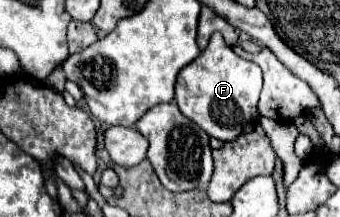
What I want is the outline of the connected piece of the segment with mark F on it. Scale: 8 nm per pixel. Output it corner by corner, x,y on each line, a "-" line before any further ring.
222,33
210,37
208,47
178,73
176,105
180,111
198,123
210,137
232,141
240,135
242,125
258,119
258,95
262,89
262,69
248,59
238,57
232,47
224,43

